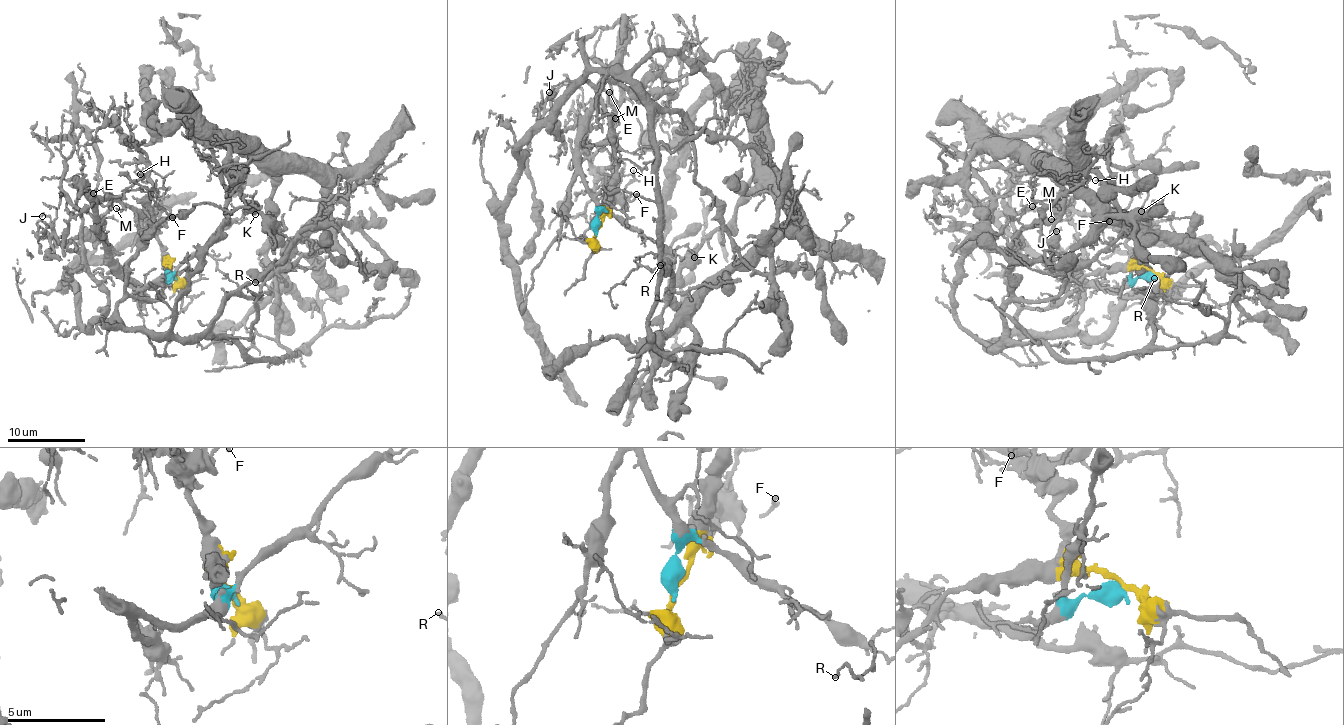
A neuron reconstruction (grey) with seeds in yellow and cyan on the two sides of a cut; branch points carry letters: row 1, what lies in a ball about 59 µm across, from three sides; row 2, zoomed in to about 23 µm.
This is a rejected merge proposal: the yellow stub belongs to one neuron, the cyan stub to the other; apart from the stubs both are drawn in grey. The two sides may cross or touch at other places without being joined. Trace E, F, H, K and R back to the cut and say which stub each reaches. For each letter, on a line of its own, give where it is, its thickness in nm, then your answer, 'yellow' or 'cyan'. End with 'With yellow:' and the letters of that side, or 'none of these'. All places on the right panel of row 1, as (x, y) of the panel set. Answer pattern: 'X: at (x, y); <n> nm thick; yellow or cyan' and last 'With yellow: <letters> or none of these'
E: at (1032, 206); 140 nm thick; cyan
F: at (1109, 221); 140 nm thick; yellow
H: at (1095, 180); 110 nm thick; yellow
K: at (1141, 211); 90 nm thick; cyan
R: at (1154, 278); 110 nm thick; yellow
With yellow: F, H, R

